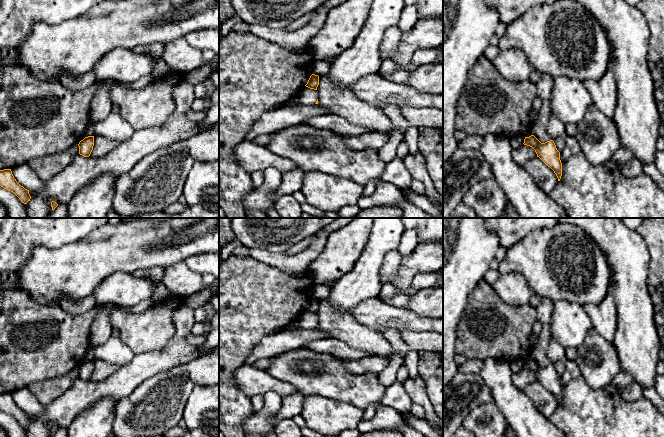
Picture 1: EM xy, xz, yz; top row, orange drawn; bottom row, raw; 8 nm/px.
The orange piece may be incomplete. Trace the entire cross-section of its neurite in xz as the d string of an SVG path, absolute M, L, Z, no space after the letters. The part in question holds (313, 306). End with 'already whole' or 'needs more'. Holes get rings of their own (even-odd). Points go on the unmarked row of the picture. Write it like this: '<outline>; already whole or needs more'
M312 298L305 310L310 313L317 314L318 309L319 309L319 300Z; already whole

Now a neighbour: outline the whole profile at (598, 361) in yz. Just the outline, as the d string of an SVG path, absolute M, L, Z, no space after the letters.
M594 328L587 334L577 349L576 363L581 377L592 389L601 389L610 384L621 370L617 348L608 342Z

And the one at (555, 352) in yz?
M550 338L546 354L552 364L560 360L566 360L566 348L554 338Z

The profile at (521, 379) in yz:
M524 368L520 372L512 374L512 382L519 390L523 390L528 384L536 380L535 374Z

